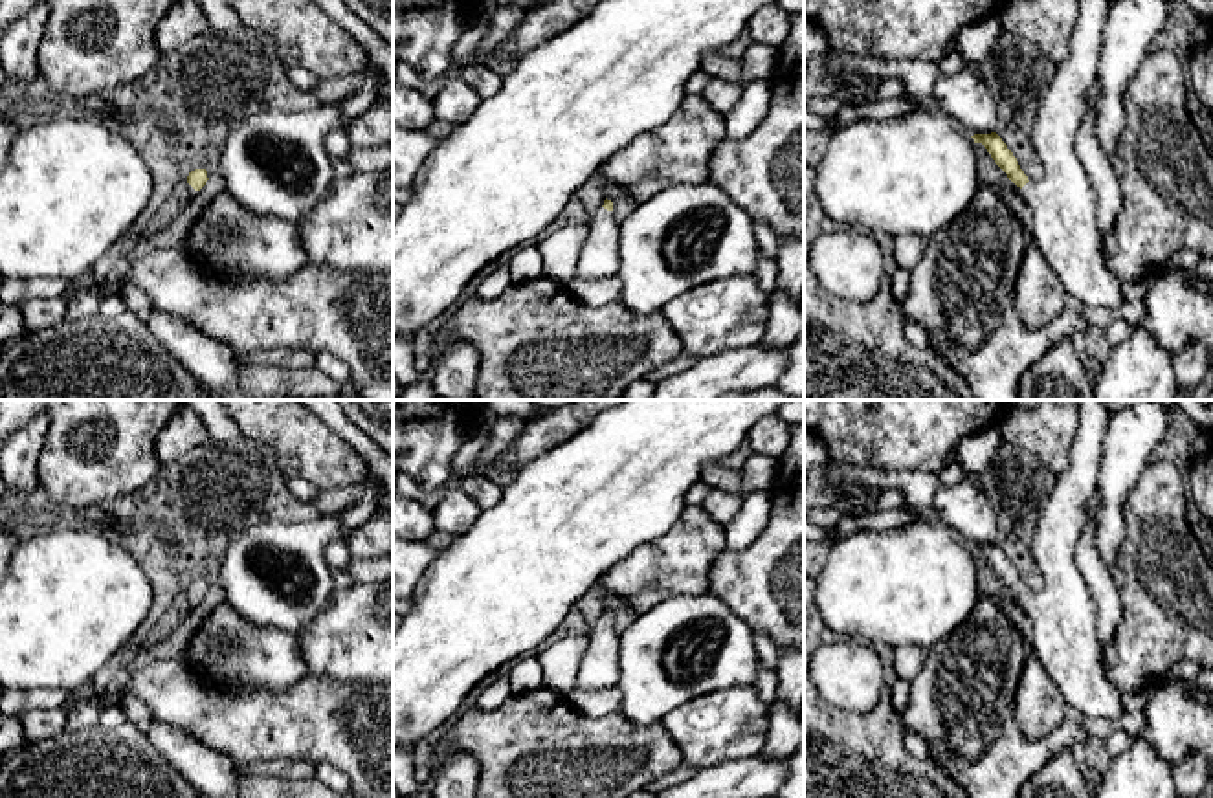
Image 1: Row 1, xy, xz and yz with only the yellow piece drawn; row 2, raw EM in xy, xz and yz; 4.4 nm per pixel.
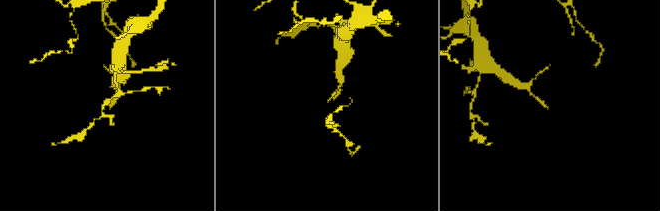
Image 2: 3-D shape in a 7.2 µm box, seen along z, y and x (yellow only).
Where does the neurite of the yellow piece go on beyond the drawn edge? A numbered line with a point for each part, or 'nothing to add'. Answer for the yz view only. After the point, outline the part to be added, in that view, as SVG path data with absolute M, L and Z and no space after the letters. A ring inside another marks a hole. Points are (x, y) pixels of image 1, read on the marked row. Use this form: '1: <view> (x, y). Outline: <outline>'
1: yz (1063, 202). Outline: M1079 0L1068 57L1057 64L1033 127L1042 178L1028 182L1022 196L1031 207L1035 246L1064 292L1085 306L1118 310L1125 303L1123 283L1105 260L1097 196L1074 149L1086 112L1086 94L1097 75L1108 7L1107 0Z

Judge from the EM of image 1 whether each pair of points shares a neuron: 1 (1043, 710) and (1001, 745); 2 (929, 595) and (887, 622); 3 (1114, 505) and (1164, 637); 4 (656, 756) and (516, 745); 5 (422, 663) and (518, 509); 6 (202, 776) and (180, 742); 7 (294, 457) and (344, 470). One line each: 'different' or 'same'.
1: different
2: same
3: different
4: same
5: same
6: same
7: same

